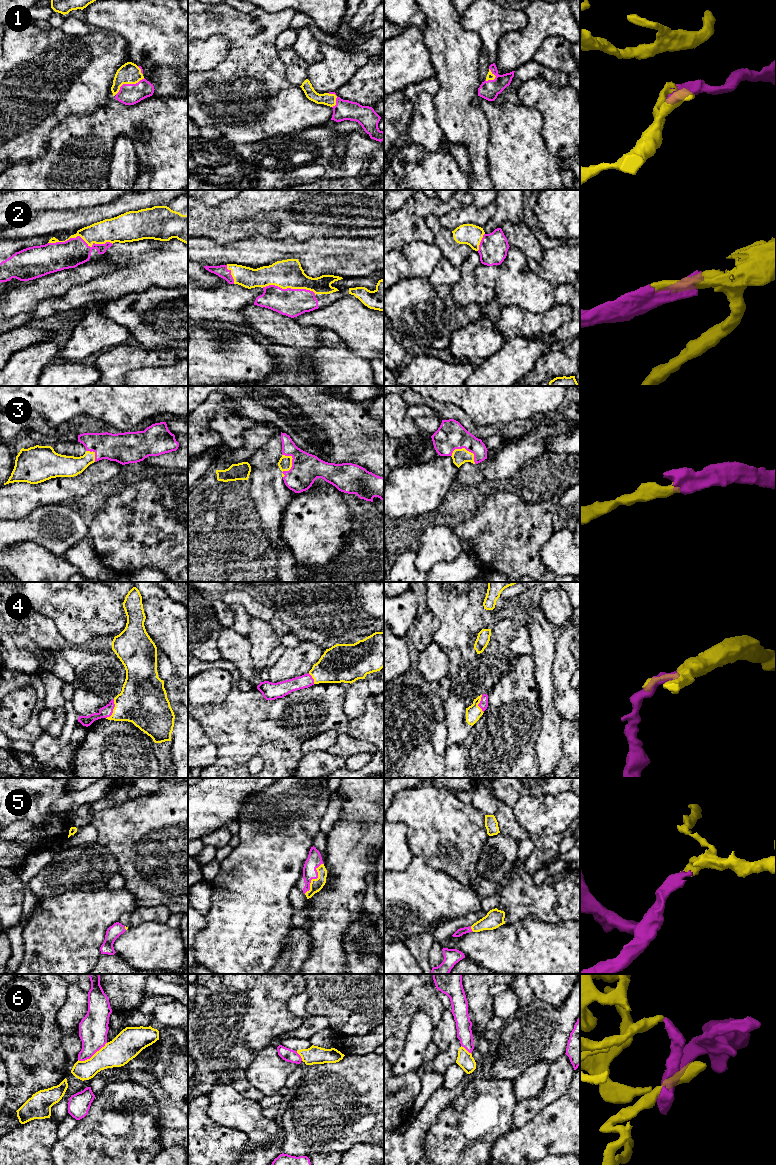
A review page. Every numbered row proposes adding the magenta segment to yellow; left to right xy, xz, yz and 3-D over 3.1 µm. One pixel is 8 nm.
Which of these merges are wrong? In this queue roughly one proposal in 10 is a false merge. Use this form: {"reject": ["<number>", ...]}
{"reject": []}

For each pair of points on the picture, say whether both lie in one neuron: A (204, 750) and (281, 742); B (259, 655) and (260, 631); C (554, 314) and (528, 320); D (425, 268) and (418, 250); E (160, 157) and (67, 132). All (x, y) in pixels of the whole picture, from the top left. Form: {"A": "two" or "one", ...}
{"A": "two", "B": "one", "C": "one", "D": "one", "E": "one"}

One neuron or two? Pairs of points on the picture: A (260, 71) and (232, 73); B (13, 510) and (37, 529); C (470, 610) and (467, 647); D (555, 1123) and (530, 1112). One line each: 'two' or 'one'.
A: one
B: two
C: one
D: two

